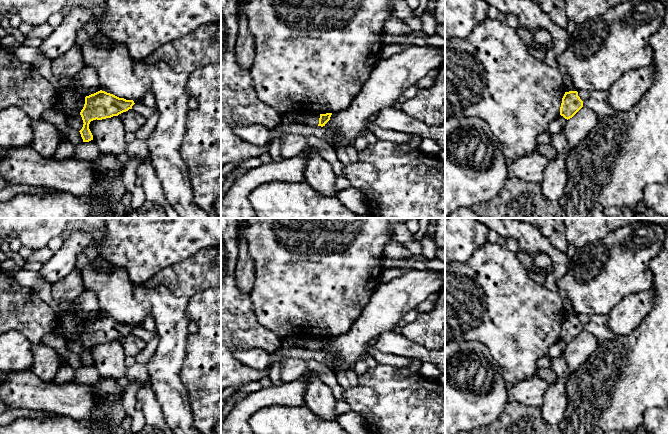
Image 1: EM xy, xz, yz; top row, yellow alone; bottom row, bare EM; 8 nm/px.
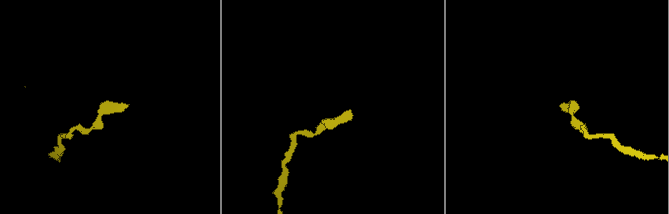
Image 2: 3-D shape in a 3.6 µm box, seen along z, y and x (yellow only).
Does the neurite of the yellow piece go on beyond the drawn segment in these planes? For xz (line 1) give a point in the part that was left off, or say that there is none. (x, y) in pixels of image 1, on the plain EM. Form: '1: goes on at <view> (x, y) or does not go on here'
1: does not go on here

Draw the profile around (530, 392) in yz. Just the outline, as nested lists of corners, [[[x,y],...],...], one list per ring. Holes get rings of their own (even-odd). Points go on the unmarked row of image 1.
[[[532,376],[507,388],[508,401],[540,407],[544,402],[544,394],[548,386],[549,384],[539,376]]]

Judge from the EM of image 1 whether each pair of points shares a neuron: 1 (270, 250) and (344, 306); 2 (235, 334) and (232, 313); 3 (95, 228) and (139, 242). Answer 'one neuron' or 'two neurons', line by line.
1: one neuron
2: one neuron
3: two neurons

